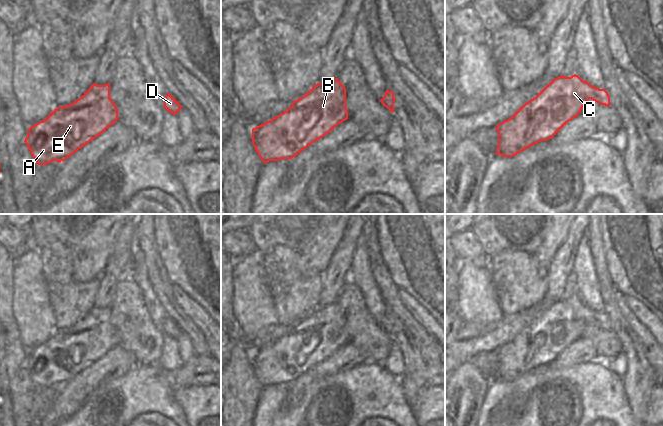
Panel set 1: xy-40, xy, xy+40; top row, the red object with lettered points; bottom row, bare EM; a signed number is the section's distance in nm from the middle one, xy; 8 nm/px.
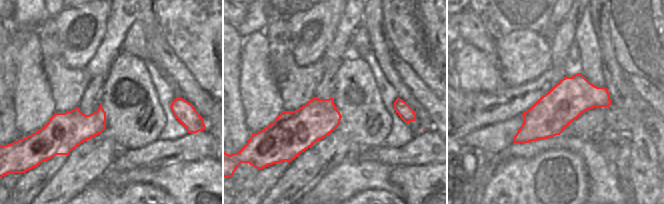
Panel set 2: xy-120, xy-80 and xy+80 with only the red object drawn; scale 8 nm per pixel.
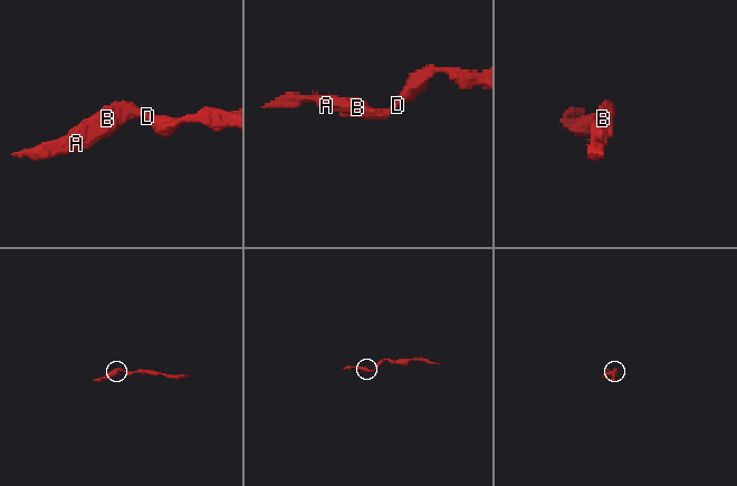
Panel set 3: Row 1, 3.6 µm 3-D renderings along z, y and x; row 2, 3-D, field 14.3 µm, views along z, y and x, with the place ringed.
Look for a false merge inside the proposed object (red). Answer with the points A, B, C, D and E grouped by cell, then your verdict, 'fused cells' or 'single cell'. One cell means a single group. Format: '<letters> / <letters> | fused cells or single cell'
A B C D E | single cell

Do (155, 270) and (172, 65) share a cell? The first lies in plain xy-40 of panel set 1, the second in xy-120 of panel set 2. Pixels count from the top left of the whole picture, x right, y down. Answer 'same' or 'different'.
different

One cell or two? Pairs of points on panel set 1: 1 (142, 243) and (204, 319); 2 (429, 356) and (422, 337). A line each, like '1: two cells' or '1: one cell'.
1: two cells
2: one cell

